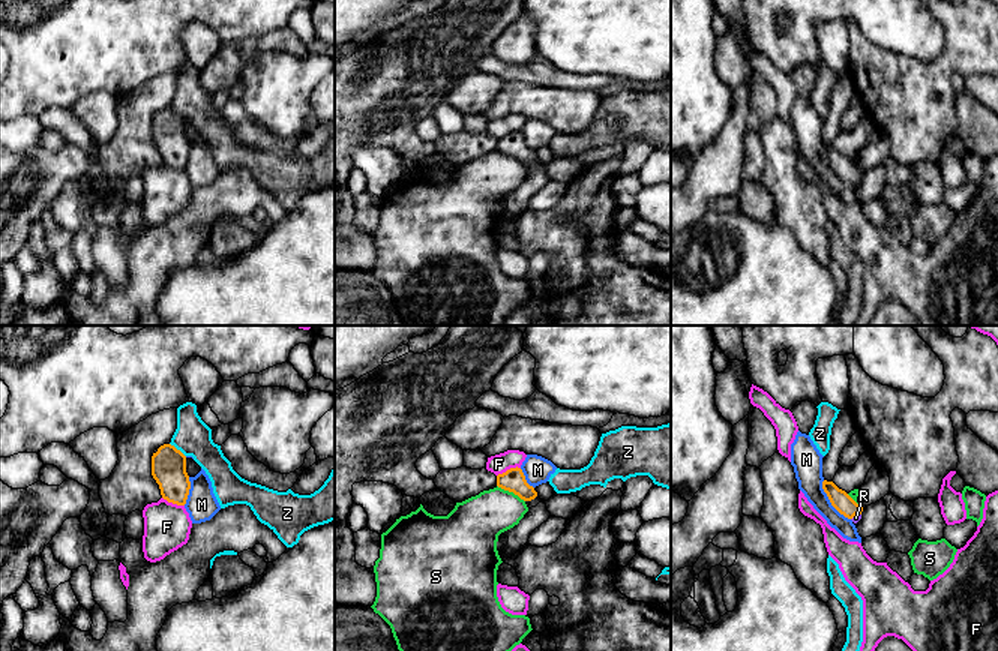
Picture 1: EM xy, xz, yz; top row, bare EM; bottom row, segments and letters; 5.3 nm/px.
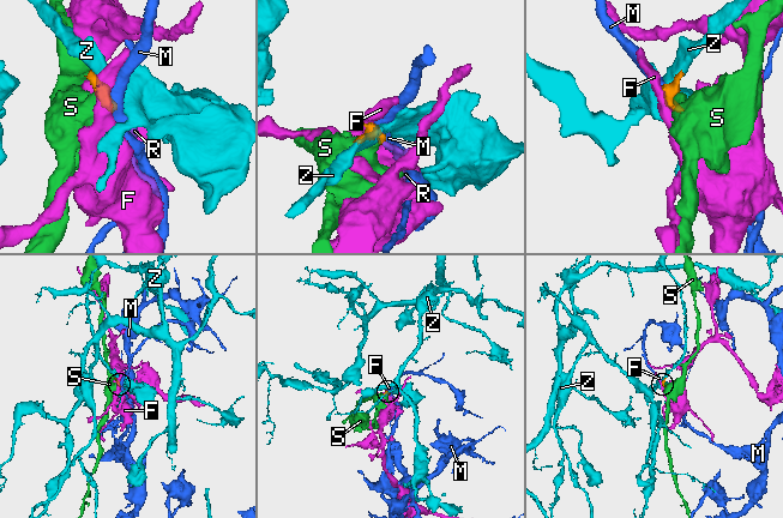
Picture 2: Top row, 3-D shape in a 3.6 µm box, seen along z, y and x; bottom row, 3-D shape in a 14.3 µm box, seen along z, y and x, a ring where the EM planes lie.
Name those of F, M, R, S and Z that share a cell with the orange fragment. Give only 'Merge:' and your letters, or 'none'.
Merge: R

